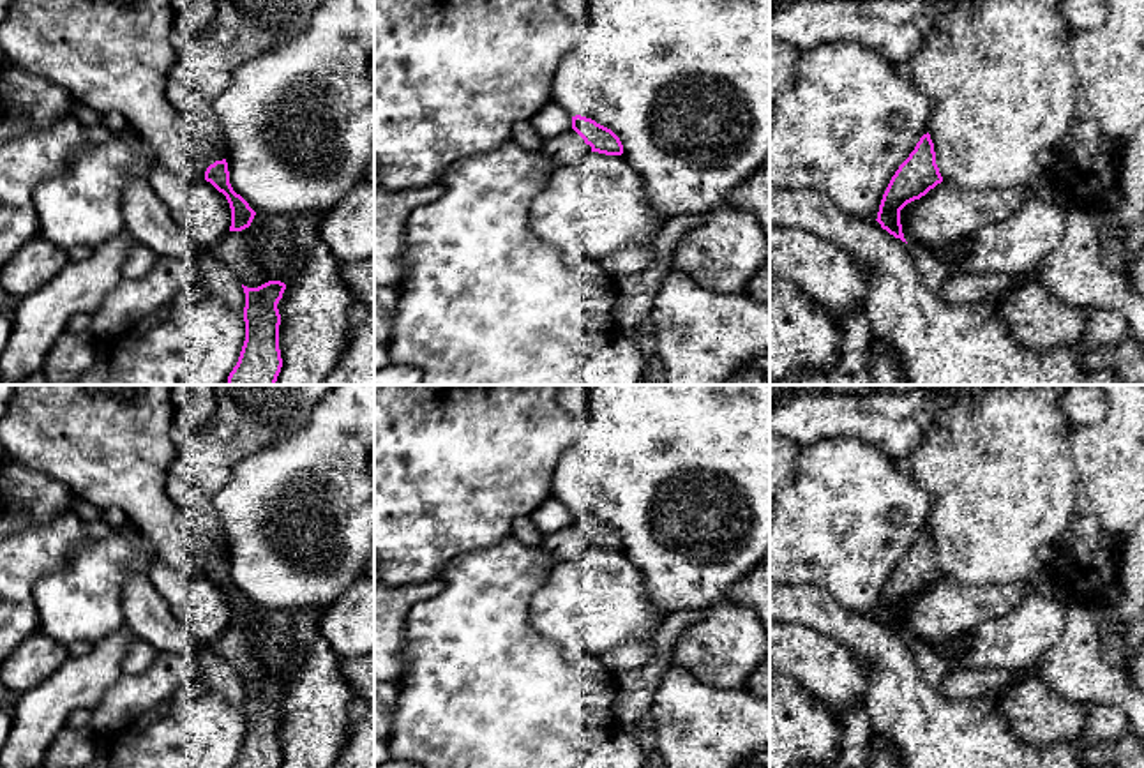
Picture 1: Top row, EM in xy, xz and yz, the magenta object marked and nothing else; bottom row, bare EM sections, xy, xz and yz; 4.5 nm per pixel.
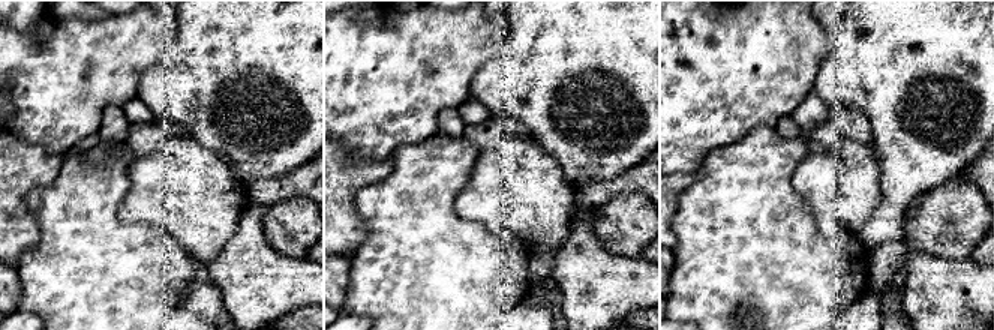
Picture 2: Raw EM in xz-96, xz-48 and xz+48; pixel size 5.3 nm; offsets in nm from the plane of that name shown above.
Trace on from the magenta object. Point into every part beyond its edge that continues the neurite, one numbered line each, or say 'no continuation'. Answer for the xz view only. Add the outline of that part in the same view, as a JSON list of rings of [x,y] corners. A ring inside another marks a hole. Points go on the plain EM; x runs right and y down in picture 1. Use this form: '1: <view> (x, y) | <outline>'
1: xz (569, 544) | [[[574,524],[558,533],[546,535],[540,546],[556,560],[577,560],[591,549],[591,542]]]

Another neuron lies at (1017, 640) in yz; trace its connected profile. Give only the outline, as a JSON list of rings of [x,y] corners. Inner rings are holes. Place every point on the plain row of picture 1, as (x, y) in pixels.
[[[1031,593],[1010,613],[990,618],[966,634],[967,648],[948,662],[950,669],[1005,667],[1024,671],[1033,667],[1057,643],[1065,627],[1065,600],[1045,597],[1043,593]]]

